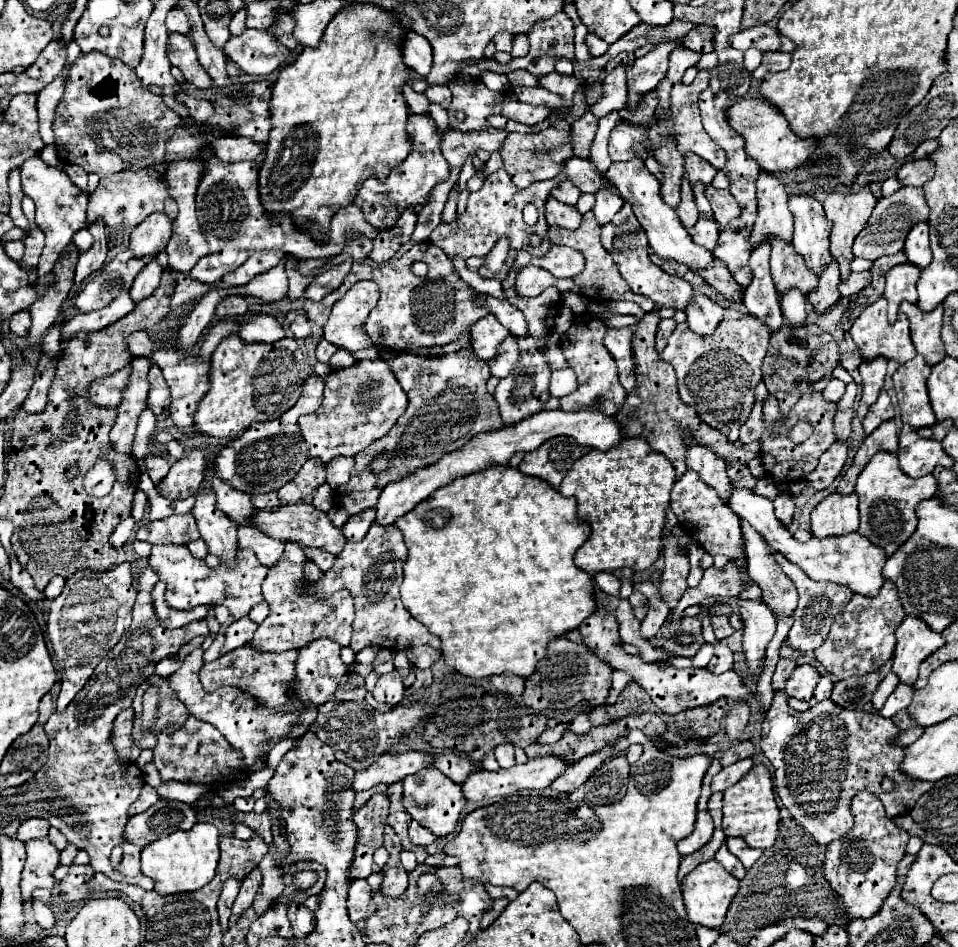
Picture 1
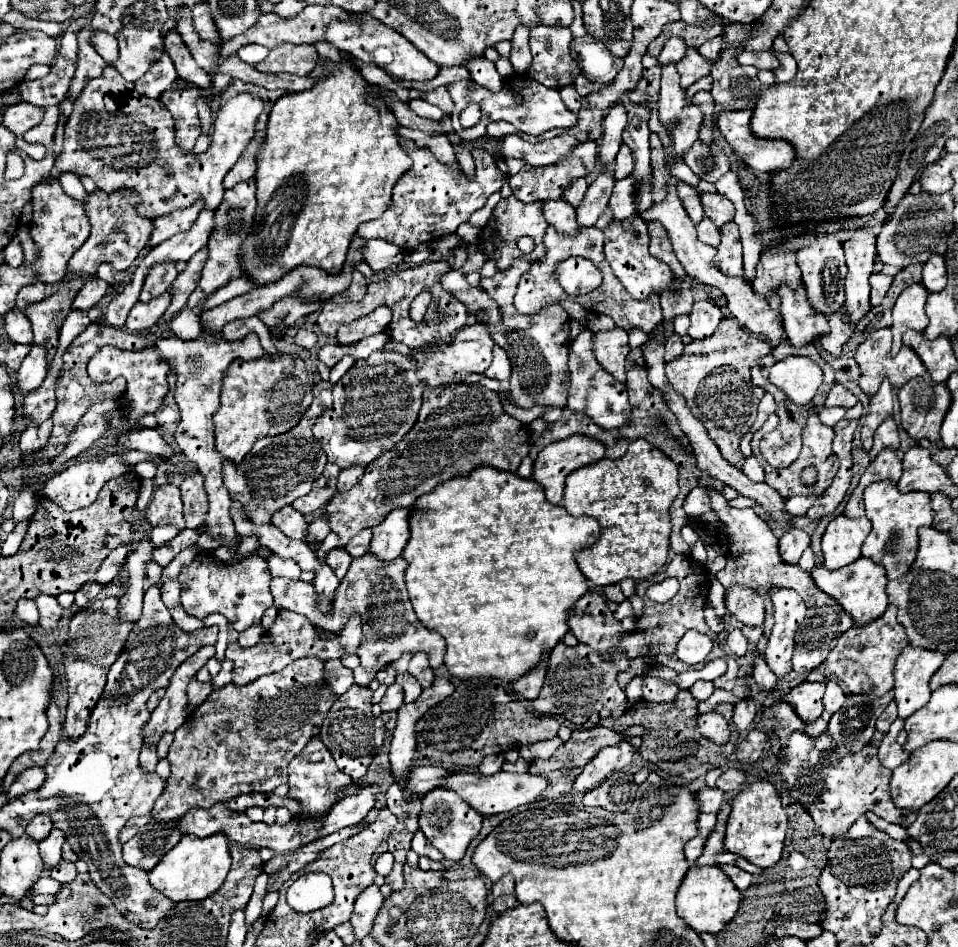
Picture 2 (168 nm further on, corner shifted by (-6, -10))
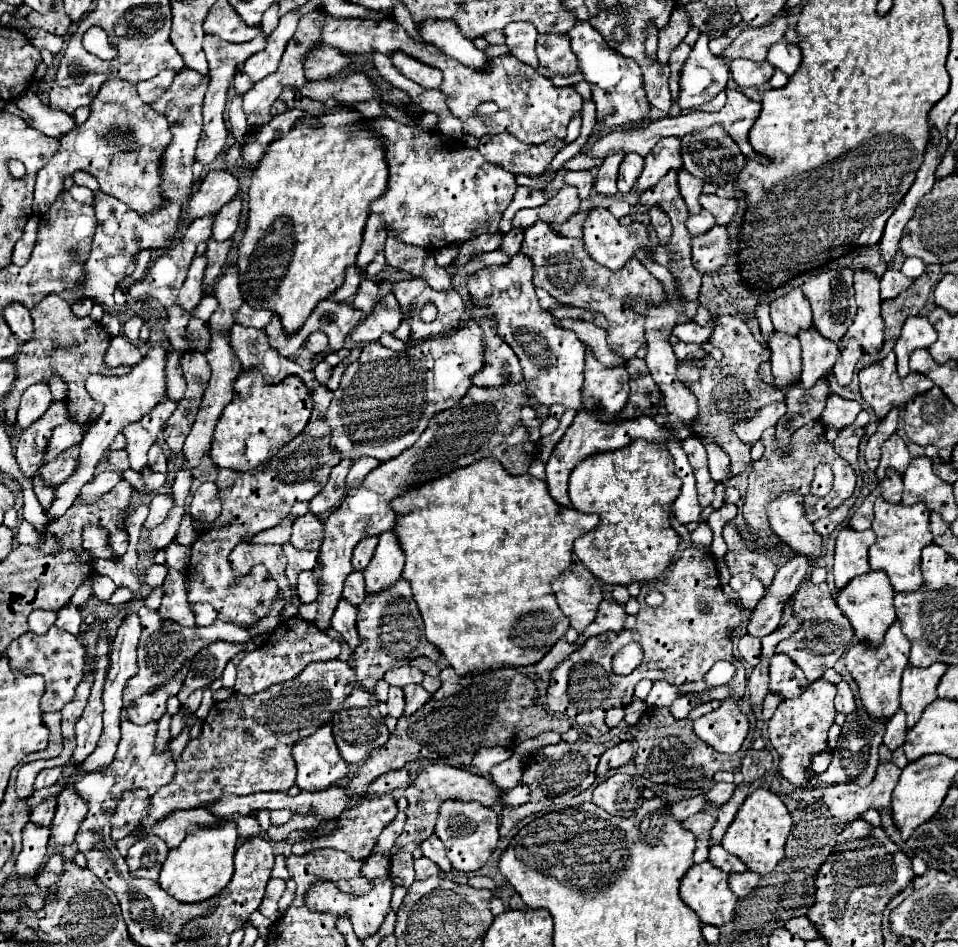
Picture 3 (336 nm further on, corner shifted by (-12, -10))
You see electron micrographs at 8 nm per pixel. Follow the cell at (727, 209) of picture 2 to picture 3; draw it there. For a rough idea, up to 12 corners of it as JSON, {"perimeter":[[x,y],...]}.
{"perimeter":[[716,194],[700,196],[700,206],[714,214],[716,224],[728,224],[736,200]]}

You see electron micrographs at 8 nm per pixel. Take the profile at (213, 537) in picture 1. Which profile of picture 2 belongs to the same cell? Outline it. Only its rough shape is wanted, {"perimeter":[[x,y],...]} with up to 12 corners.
{"perimeter":[[164,338],[176,372],[176,444],[204,474],[206,534],[234,550],[232,498],[212,416],[234,358],[262,358],[246,340]]}

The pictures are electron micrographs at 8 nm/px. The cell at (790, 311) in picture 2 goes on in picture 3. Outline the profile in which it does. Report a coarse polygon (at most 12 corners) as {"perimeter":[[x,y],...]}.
{"perimeter":[[816,328],[802,330],[802,386],[832,372],[840,350]]}

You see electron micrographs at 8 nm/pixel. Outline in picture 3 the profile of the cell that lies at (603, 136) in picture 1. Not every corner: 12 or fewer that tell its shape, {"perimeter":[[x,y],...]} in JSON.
{"perimeter":[[578,212],[564,224],[552,224],[554,232],[582,238],[582,224],[588,212]]}

